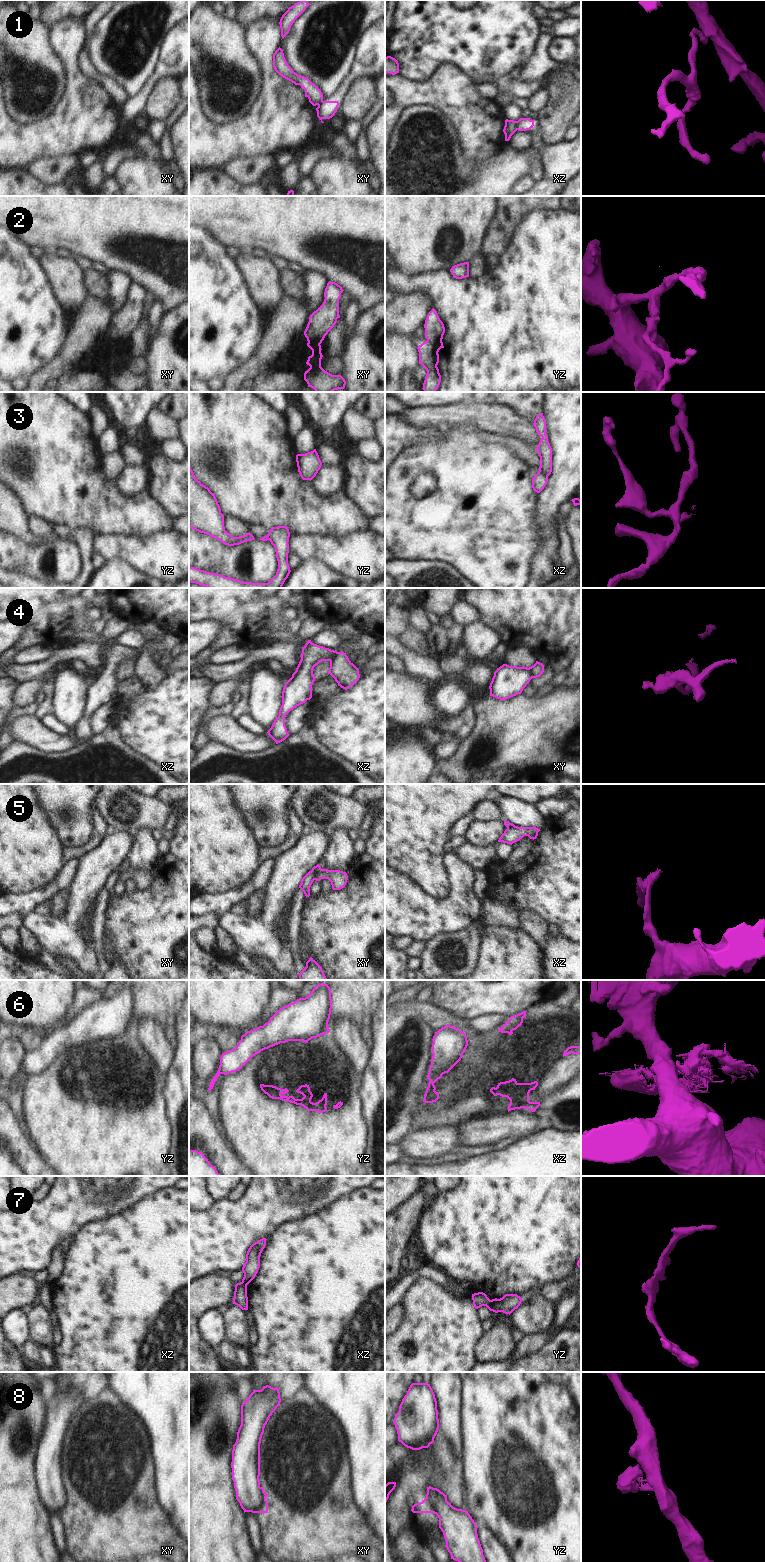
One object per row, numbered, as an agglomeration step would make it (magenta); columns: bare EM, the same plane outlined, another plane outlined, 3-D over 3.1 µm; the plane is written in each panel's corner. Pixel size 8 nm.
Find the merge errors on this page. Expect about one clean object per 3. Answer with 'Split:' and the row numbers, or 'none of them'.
Split: 1, 2, 3, 4, 5, 6, 7, 8

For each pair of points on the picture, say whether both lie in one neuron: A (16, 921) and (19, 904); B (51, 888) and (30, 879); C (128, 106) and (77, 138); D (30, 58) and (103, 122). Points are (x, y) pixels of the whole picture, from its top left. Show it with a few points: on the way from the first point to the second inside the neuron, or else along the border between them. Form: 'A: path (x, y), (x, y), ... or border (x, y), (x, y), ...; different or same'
A: border (10, 913), (20, 913), (22, 915); different
B: border (61, 867), (57, 874), (44, 886), (24, 893); different
C: border (119, 108), (121, 117), (127, 123); different
D: border (63, 65), (64, 92), (52, 108); different

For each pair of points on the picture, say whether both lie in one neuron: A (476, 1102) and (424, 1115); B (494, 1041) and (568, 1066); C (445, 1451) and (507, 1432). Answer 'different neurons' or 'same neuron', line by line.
A: same neuron
B: same neuron
C: different neurons

